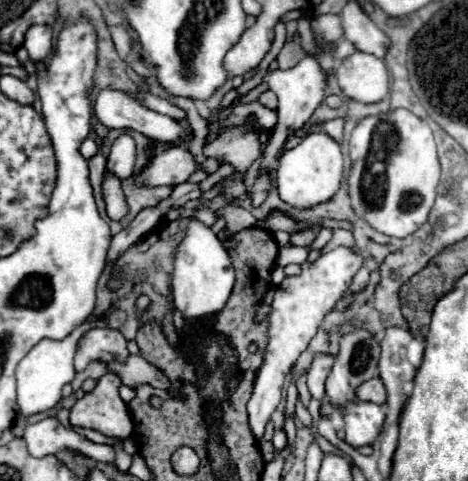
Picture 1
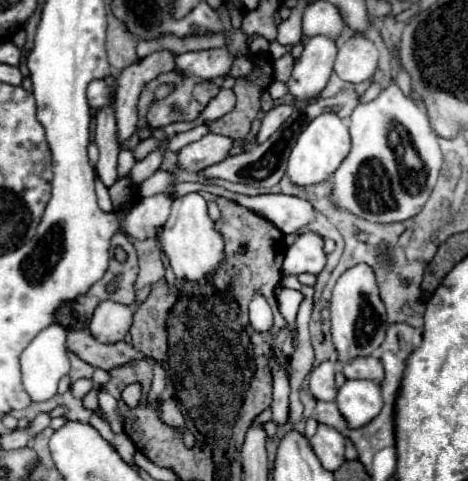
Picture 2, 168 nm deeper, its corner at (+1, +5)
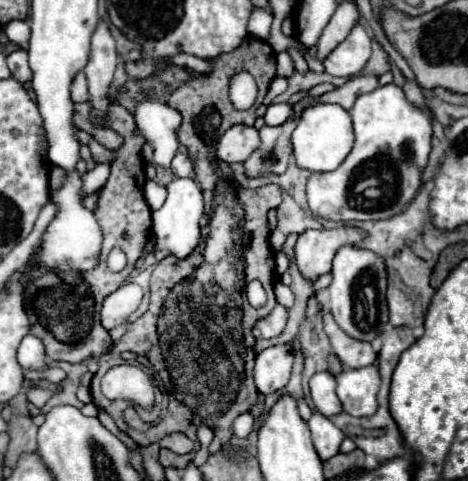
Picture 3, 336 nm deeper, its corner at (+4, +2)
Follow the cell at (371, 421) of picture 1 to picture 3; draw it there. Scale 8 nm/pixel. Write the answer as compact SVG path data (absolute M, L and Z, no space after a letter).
M362 367L362 369L344 369L338 377L338 397L342 401L342 409L352 417L370 417L376 413L376 393L380 385L378 367Z

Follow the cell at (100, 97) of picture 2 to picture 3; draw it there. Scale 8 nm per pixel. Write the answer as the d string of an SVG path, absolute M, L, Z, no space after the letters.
M78 73L78 77L74 79L72 99L74 99L74 103L88 101L88 83L86 83L86 75L84 75L84 73Z

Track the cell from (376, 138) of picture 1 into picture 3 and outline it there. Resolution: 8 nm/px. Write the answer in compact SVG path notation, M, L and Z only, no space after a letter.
M390 83L374 89L372 93L358 97L354 107L350 109L350 117L352 117L354 135L356 135L354 147L336 171L314 173L308 179L308 185L306 185L308 205L314 215L322 219L332 219L332 221L352 221L352 219L370 221L370 219L396 217L410 205L410 201L416 197L418 189L422 187L422 169L428 163L430 139L432 139L430 115L410 105L404 99L402 89Z

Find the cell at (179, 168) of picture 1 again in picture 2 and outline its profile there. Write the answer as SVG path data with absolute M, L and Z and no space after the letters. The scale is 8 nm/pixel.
M207 134L179 152L179 164L187 170L197 172L225 160L233 150L233 146L235 146L235 140L229 136Z

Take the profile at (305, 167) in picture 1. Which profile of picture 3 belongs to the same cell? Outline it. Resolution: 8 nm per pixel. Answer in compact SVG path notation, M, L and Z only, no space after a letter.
M316 105L308 107L298 127L292 133L292 145L294 145L294 159L300 169L320 173L320 171L334 171L350 153L354 143L352 133L352 119L350 113L344 111L340 105Z

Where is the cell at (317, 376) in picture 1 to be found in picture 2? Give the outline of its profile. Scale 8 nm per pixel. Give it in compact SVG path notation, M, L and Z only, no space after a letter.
M323 362L315 366L309 374L309 388L317 400L333 402L337 398L337 388L335 388L335 364L333 362Z

